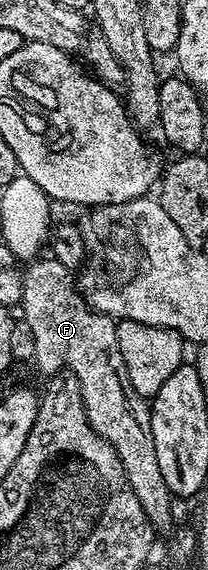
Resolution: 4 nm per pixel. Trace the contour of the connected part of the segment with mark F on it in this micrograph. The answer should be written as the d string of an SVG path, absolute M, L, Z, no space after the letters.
M40 257L25 267L28 268L22 271L24 280L19 310L24 311L24 323L32 334L37 365L48 377L63 370L78 377L80 399L84 402L92 432L116 450L129 488L134 489L134 497L138 497L153 528L163 533L168 527L168 531L173 526L170 515L173 494L166 481L162 481L162 469L158 469L149 400L134 393L130 373L126 373L126 361L122 361L122 349L118 349L117 320L109 315L99 315L89 307L74 286L73 272L57 259Z

